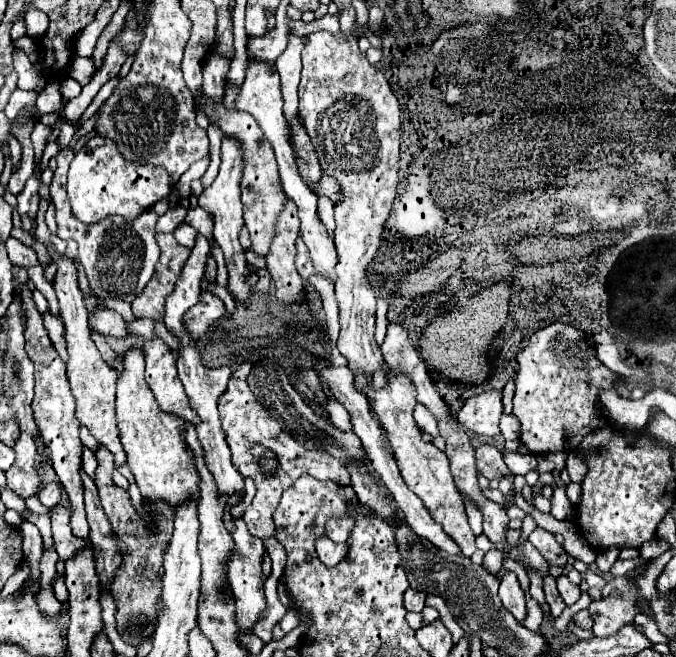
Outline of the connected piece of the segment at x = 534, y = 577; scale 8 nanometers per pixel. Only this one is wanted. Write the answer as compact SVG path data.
M529 573L529 579L531 579L531 597L543 607L543 613L549 613L549 607L545 603L545 595L543 595L543 579L537 575L537 573Z

